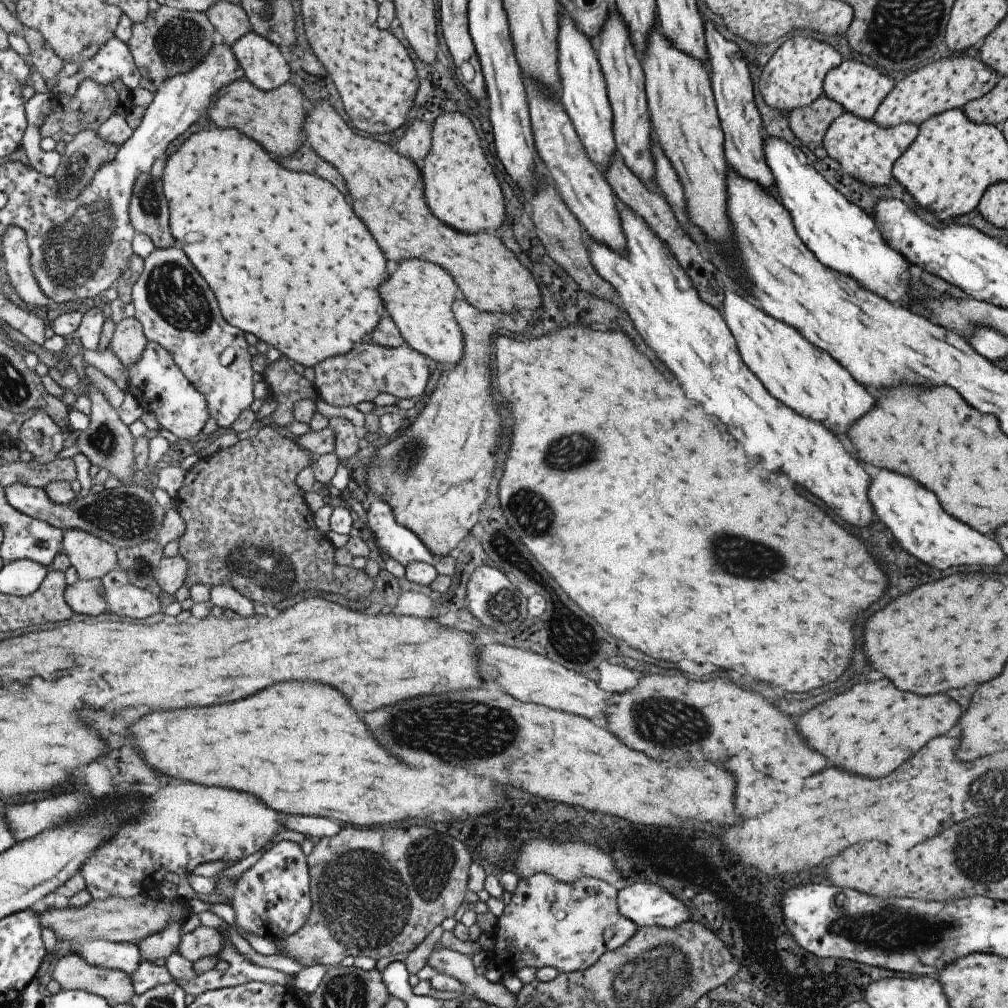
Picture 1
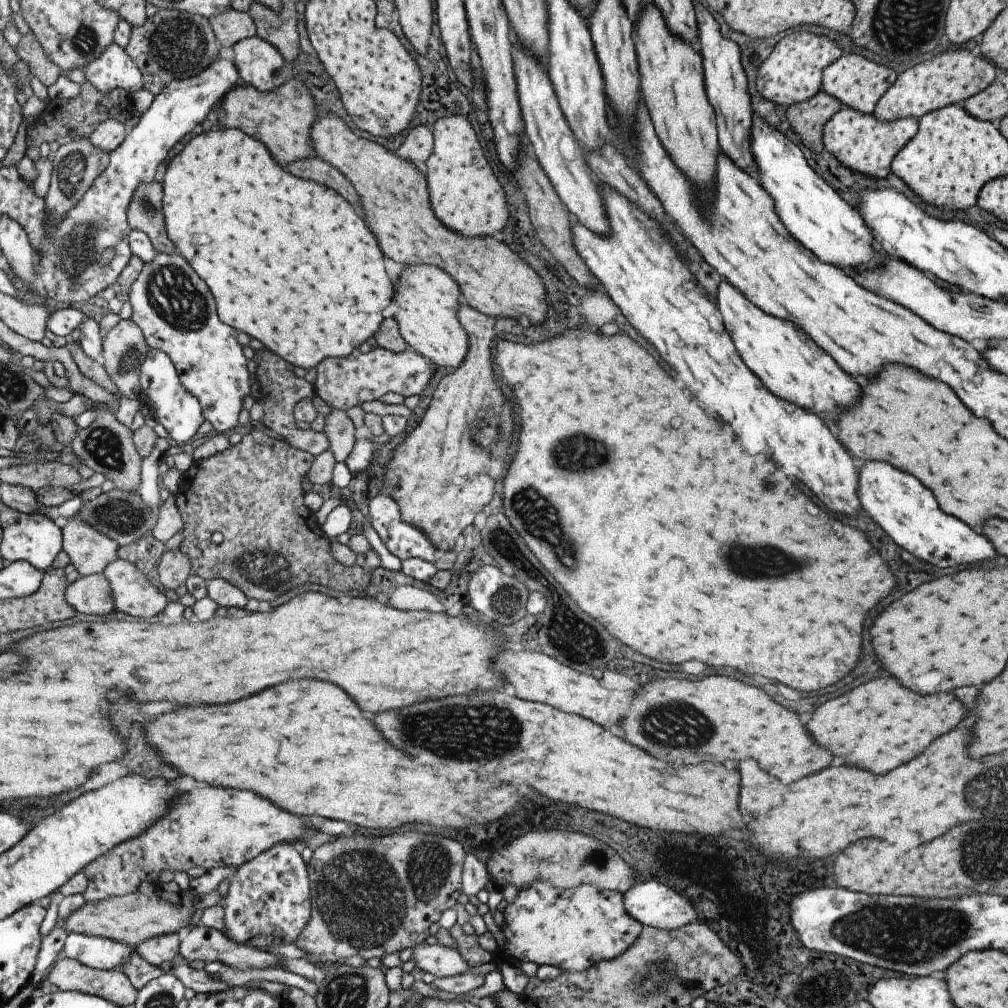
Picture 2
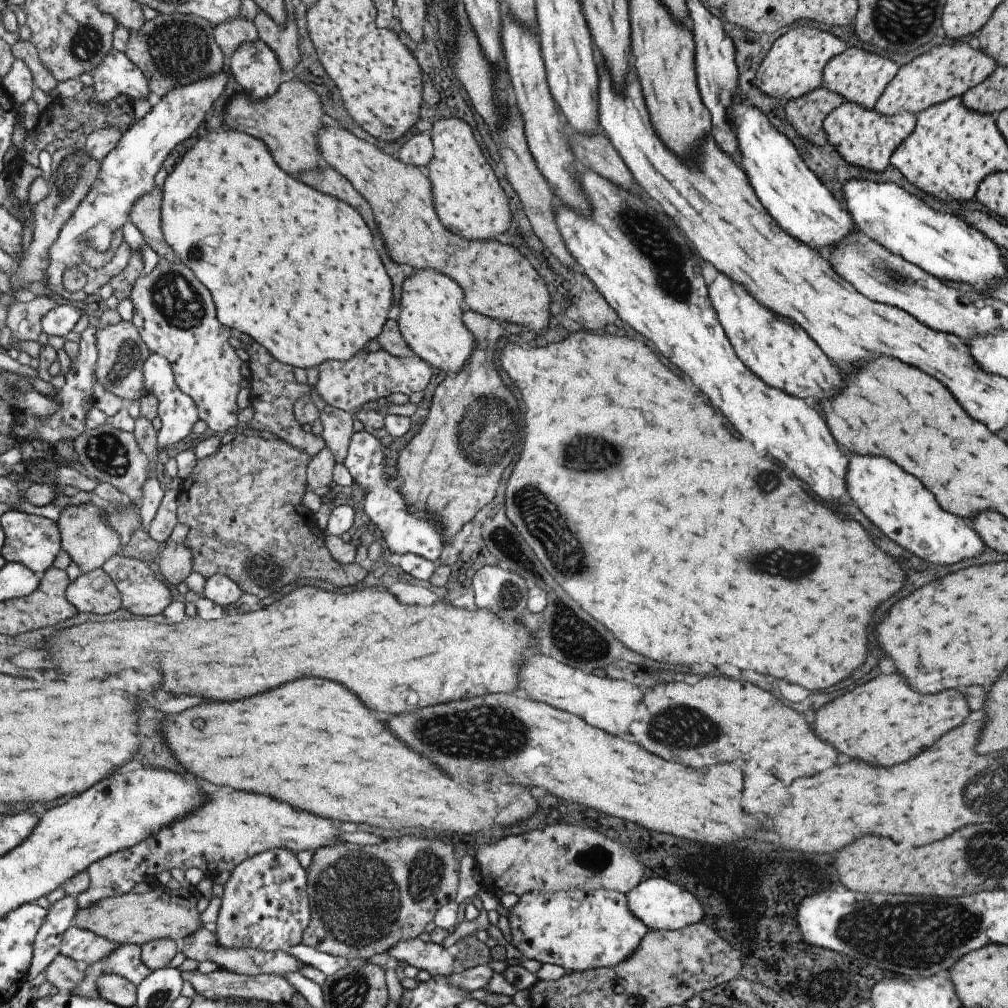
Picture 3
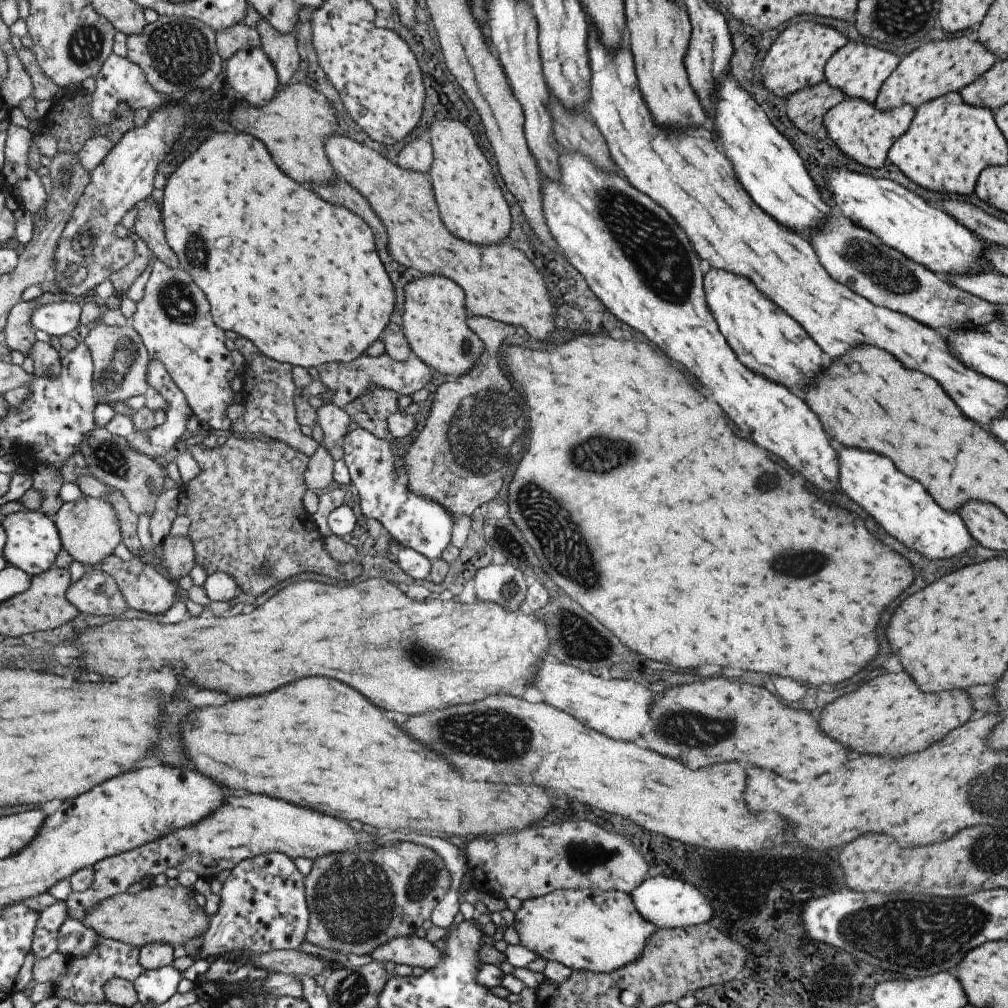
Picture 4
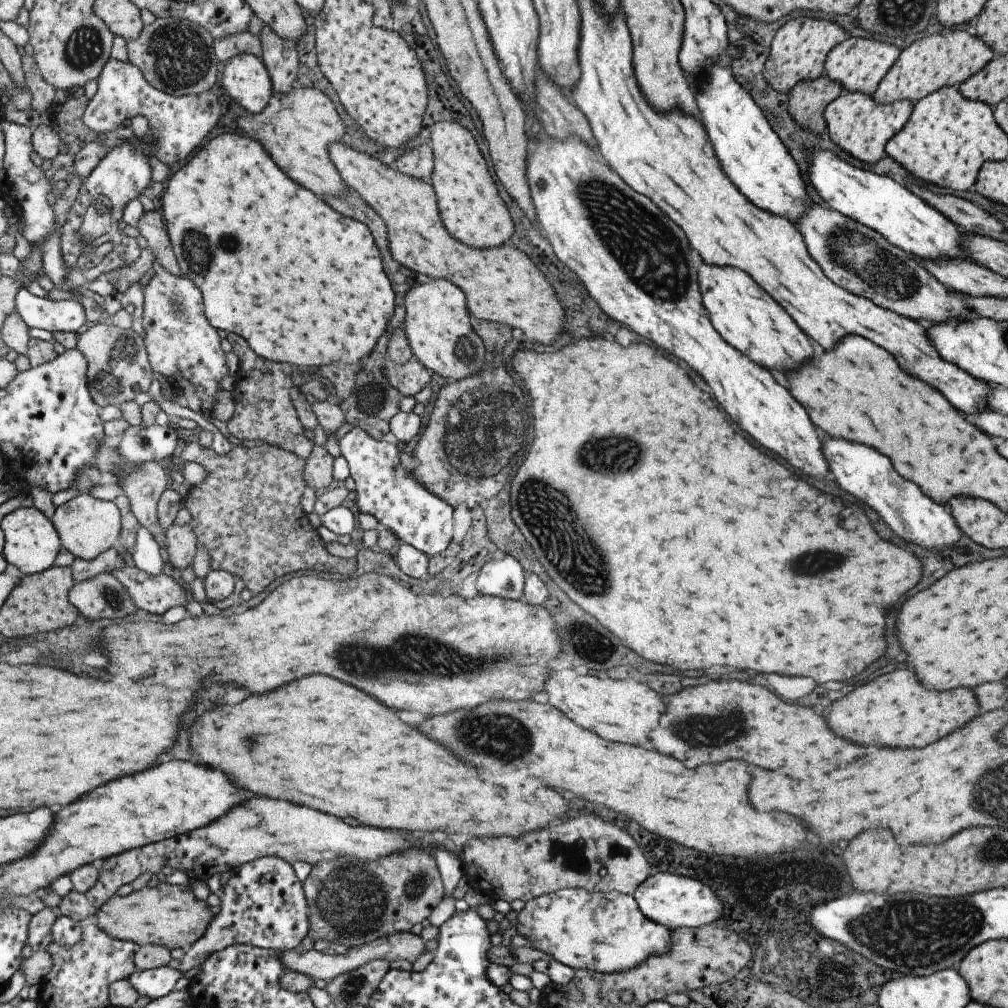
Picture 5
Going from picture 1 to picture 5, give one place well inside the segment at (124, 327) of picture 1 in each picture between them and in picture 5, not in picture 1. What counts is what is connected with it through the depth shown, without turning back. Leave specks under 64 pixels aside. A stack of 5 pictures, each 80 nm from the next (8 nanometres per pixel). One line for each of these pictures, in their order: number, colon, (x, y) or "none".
2: (123, 348)
3: (120, 351)
4: (119, 360)
5: (118, 368)

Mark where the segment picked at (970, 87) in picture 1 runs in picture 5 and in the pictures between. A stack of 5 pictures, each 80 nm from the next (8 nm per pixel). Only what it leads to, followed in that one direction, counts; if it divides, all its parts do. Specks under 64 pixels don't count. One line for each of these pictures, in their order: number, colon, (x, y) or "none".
2: (947, 79)
3: (946, 71)
4: (933, 69)
5: (935, 61)

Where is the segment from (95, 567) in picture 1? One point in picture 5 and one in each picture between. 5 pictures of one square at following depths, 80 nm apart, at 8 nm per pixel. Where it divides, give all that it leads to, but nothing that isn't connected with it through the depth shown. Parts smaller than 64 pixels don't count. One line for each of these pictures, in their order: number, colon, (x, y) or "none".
2: (89, 551)
3: (89, 542)
4: (87, 527)
5: (86, 526)

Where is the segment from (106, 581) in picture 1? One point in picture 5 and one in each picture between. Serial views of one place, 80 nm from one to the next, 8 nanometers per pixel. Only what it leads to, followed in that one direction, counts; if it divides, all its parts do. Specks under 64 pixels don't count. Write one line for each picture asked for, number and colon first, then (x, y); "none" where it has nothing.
2: (131, 593)
3: (140, 593)
4: (143, 587)
5: (156, 593)

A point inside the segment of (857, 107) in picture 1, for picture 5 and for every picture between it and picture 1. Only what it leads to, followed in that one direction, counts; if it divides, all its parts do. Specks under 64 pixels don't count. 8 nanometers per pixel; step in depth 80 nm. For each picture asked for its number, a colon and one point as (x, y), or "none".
2: (857, 83)
3: (860, 77)
4: (858, 70)
5: (858, 65)

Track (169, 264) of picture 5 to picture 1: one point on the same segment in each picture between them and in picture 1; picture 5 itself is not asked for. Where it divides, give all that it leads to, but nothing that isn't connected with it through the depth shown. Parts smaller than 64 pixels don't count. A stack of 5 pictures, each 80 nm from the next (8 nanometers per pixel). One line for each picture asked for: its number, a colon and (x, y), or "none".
1: (147, 210)
2: (144, 213)
3: (144, 215)
4: (148, 226)

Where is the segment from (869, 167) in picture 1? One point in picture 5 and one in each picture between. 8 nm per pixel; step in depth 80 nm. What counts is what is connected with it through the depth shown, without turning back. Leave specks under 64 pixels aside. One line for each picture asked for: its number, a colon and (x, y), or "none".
2: (859, 141)
3: (861, 137)
4: (864, 134)
5: (858, 125)

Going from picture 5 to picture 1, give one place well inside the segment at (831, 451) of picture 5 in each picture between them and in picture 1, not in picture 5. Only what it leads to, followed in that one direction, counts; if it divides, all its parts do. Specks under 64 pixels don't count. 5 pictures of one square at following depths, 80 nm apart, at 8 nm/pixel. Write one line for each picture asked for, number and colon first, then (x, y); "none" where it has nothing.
1: (912, 514)
2: (907, 512)
3: (895, 502)
4: (900, 506)

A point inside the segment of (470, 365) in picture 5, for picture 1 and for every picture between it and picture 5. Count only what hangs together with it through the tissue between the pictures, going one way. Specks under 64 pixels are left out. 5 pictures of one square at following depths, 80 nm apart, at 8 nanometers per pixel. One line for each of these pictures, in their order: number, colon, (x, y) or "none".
1: (417, 296)
2: (427, 298)
3: (430, 304)
4: (433, 317)

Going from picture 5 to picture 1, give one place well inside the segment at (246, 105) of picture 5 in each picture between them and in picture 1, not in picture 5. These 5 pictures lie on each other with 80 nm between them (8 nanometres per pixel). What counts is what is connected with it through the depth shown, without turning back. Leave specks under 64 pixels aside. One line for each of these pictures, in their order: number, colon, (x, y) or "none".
1: (263, 66)
2: (260, 65)
3: (255, 68)
4: (249, 73)

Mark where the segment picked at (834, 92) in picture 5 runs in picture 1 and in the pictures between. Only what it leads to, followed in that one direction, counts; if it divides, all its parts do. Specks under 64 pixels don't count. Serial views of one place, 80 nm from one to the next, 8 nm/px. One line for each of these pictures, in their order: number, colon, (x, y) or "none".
1: (808, 124)
2: (806, 119)
3: (805, 114)
4: (805, 108)

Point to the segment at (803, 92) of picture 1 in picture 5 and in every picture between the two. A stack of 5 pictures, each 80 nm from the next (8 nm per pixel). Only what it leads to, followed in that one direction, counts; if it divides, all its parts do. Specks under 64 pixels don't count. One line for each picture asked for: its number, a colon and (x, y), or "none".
2: (792, 73)
3: (793, 66)
4: (795, 59)
5: (798, 49)

